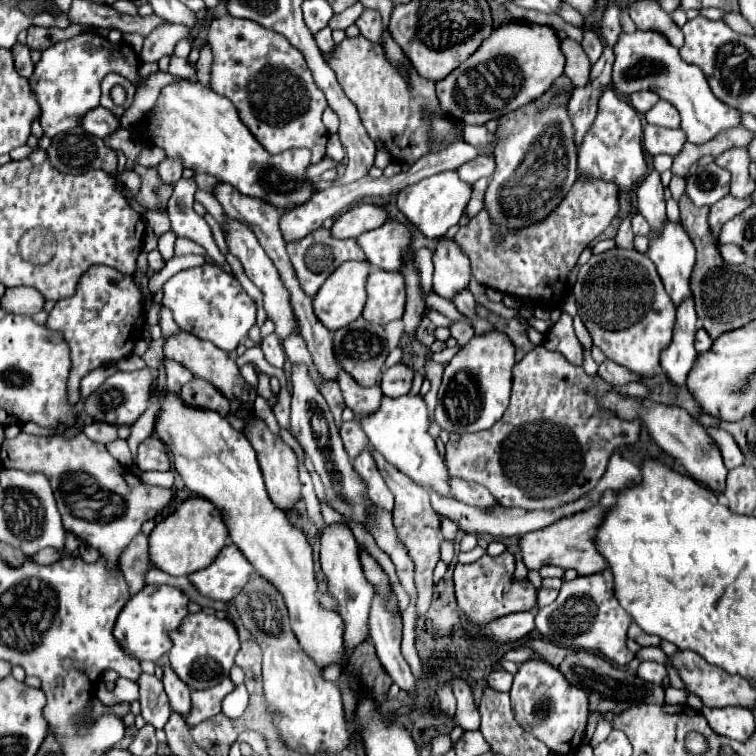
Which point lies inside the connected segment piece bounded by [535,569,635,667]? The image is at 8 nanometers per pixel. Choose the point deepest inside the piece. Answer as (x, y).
(586, 615)

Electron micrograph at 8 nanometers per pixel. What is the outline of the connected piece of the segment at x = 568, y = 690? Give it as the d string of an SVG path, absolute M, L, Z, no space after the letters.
M533 657L521 663L509 693L513 699L513 715L517 723L527 733L543 741L551 753L567 755L581 745L589 715L589 697L581 687L571 685L553 665L541 657Z

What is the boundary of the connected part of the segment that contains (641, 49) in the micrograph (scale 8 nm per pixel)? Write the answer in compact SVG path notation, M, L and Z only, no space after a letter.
M637 29L633 33L621 33L613 51L613 87L623 95L641 91L641 87L653 89L661 99L677 107L677 111L681 113L681 129L687 133L687 141L691 141L693 145L703 145L705 141L711 141L721 129L739 125L741 113L721 103L711 93L711 87L701 69L697 65L685 63L679 51L659 31Z

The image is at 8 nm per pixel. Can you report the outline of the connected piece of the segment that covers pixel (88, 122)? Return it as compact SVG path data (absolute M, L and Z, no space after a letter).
M97 107L97 109L89 111L89 115L85 115L81 125L85 127L85 131L89 131L91 135L97 135L101 139L105 139L111 133L115 133L117 129L121 129L121 121L105 107Z

